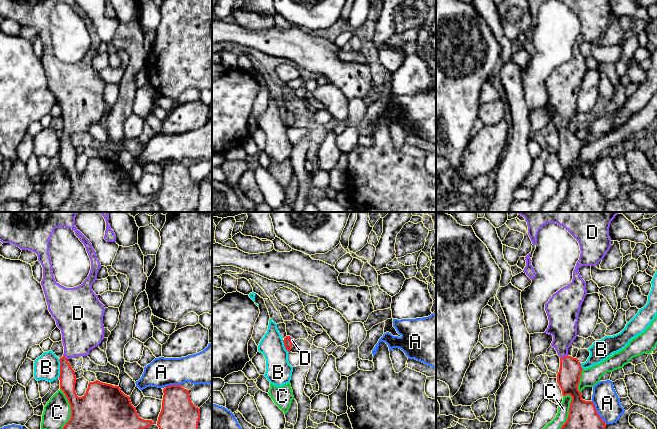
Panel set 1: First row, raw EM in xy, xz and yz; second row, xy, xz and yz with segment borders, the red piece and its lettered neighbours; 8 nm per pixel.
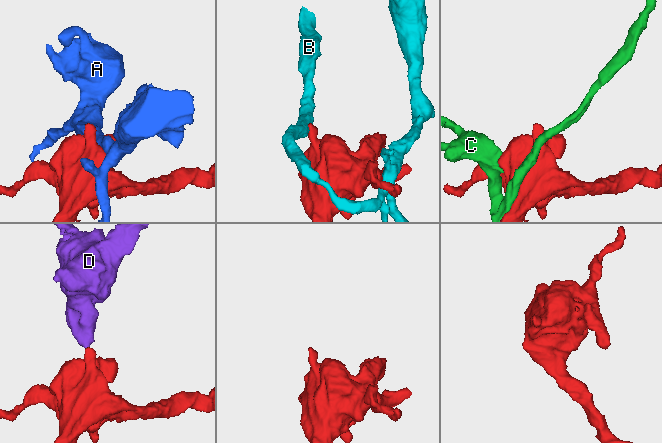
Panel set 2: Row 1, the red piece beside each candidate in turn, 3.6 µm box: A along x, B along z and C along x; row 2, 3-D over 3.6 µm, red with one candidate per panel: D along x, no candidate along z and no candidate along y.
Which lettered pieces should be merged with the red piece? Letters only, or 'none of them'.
D

